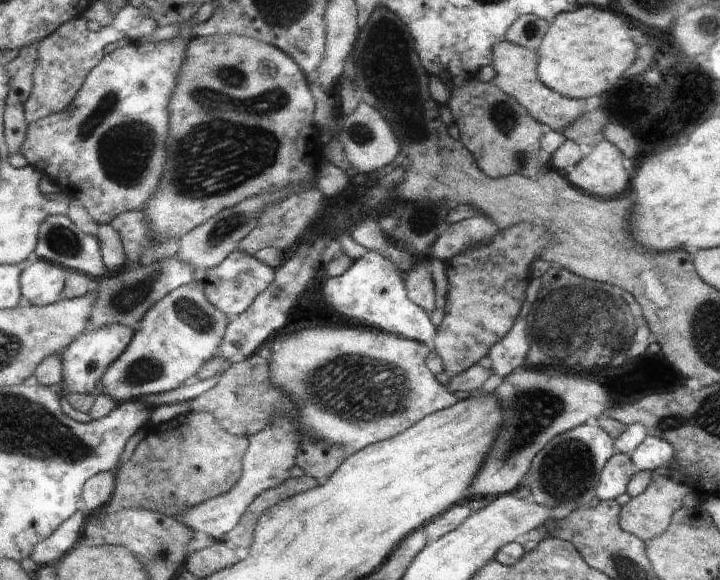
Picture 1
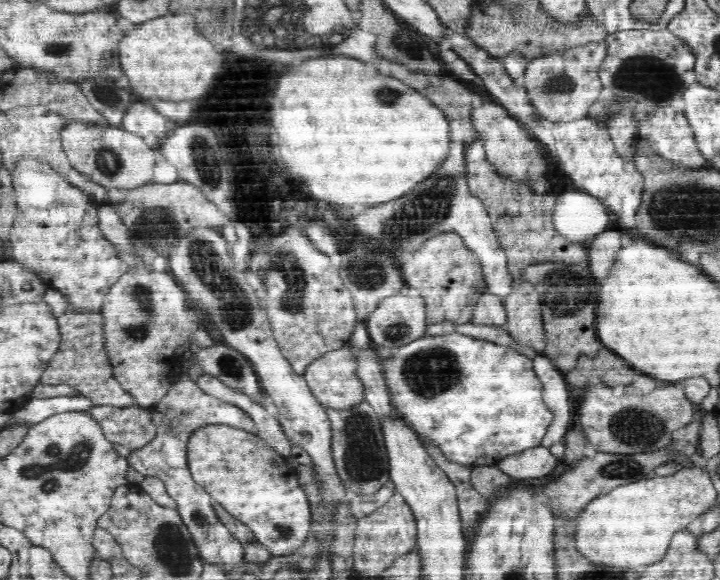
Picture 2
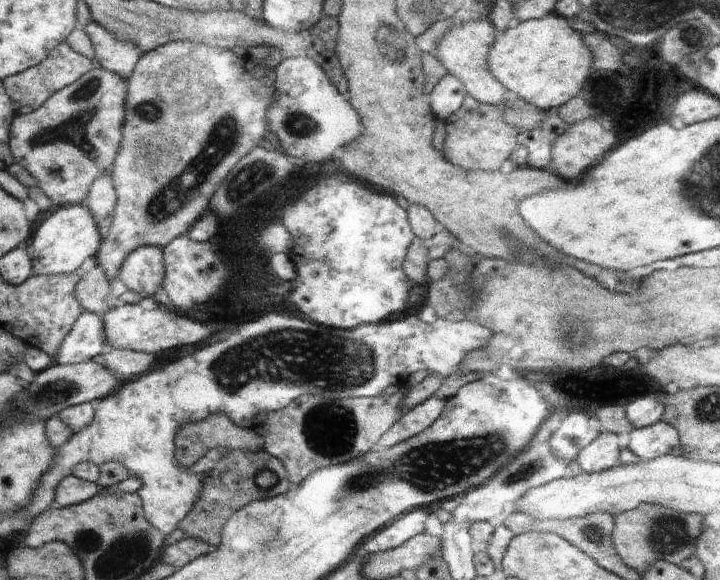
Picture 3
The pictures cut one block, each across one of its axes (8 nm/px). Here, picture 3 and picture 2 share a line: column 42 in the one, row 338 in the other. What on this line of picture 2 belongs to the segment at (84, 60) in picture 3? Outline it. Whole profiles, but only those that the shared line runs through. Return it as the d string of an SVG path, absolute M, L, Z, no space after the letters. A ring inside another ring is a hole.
M80 307L71 308L58 317L62 334L62 345L55 354L49 368L46 368L41 382L48 384L69 384L79 388L81 394L89 396L94 404L112 404L126 407L137 404L136 397L130 394L114 377L113 365L106 348L104 333L104 315L102 312L84 312Z

